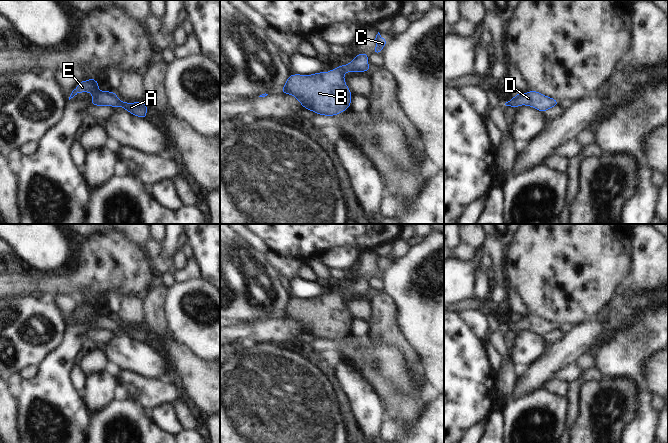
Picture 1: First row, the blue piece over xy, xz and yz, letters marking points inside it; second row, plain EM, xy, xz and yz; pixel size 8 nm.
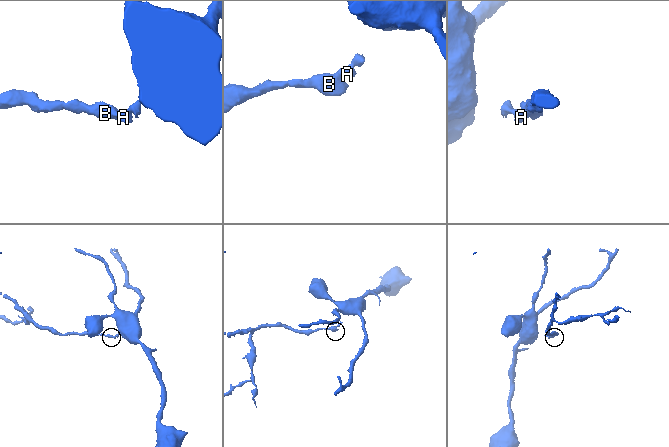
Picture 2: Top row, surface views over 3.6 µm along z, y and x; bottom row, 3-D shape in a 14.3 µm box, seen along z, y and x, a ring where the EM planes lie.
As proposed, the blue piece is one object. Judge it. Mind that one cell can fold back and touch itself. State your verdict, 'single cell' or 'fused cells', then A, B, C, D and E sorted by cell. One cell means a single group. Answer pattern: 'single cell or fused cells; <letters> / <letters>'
single cell; A B C D E

